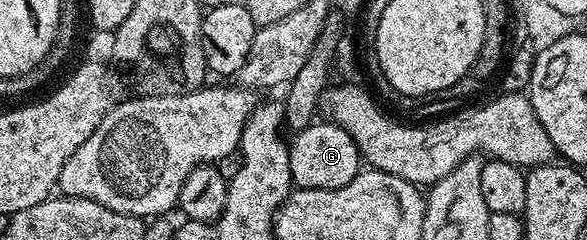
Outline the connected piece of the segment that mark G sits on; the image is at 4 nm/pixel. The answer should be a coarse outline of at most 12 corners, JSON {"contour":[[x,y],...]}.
{"contour":[[314,121],[289,143],[293,187],[339,189],[363,170],[337,123]]}

